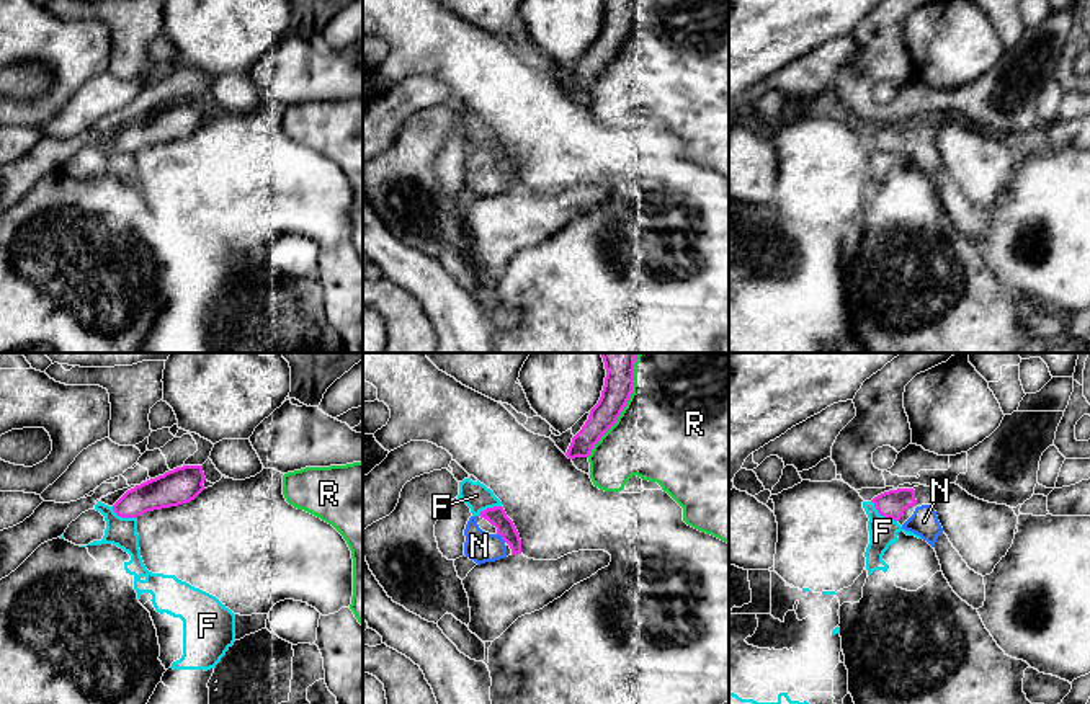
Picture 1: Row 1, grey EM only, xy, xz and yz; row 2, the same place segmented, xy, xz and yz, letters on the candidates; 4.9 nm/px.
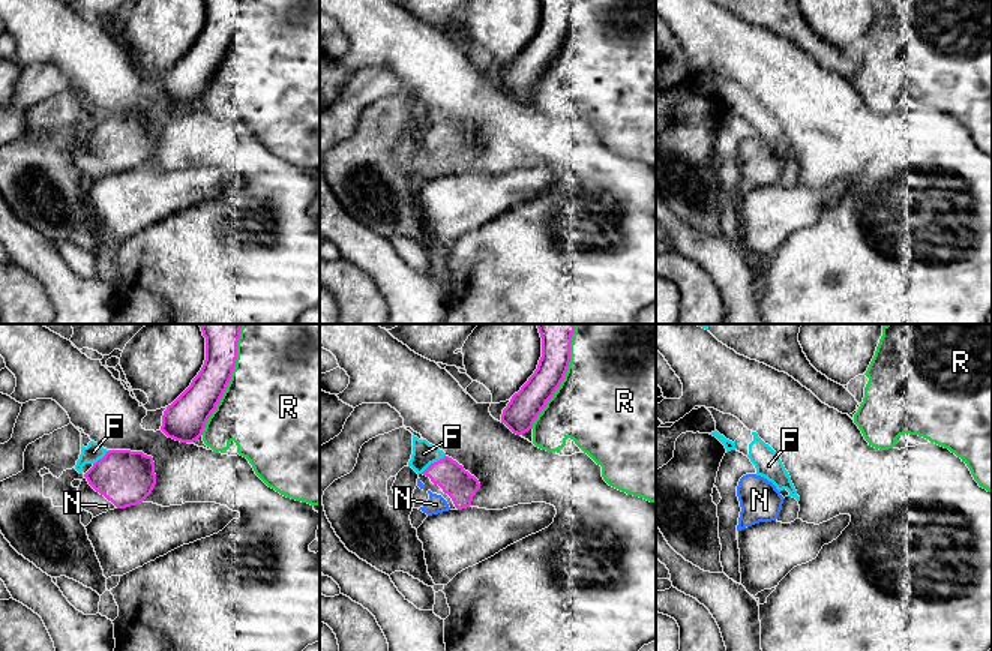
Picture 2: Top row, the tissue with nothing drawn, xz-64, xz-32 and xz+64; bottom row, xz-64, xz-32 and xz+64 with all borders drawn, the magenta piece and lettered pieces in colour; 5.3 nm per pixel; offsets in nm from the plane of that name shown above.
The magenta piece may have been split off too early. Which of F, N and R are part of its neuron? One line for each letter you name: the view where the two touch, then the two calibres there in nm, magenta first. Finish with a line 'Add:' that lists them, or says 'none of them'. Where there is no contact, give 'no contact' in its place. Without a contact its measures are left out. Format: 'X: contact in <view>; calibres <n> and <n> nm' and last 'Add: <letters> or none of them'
N: contact in xz; calibres 90 and 150 nm
Add: N

